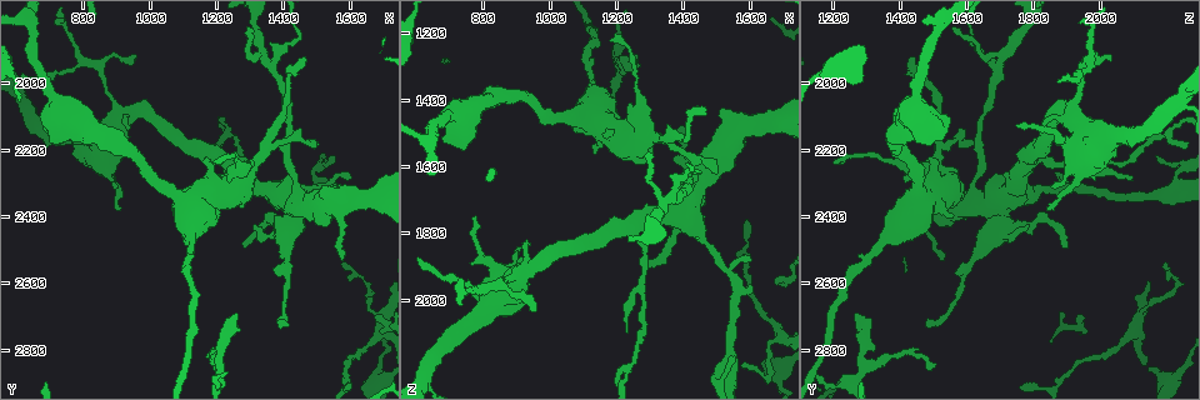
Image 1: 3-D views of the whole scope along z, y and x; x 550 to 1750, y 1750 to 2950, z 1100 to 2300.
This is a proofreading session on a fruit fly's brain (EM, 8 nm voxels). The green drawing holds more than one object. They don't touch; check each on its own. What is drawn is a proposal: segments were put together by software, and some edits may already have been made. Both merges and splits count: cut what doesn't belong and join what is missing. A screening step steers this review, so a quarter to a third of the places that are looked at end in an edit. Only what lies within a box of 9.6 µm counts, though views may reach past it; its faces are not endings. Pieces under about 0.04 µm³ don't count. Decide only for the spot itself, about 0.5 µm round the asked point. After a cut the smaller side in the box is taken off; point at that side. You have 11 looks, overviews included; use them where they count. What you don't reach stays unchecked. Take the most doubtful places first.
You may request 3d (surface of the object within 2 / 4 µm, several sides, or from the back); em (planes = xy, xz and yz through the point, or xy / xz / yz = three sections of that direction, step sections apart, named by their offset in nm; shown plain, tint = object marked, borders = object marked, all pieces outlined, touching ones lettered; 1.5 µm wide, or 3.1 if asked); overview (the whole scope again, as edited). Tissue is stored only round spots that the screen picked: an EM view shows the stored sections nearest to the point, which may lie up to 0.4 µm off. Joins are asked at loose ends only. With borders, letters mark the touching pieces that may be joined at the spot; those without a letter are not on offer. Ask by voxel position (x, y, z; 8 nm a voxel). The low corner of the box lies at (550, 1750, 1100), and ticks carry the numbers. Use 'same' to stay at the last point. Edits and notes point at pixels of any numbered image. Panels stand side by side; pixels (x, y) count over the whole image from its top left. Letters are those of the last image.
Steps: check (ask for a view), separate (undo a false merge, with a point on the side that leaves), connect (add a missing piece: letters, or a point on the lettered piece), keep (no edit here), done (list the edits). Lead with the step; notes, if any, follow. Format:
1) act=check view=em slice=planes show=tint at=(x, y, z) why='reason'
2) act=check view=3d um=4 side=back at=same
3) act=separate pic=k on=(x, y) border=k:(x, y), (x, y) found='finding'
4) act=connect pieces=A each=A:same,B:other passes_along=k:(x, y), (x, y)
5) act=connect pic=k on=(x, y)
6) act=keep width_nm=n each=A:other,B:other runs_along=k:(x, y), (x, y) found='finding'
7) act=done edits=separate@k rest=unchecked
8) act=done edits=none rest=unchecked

act=check view=3d um=4 side=back at=(950, 1920, 2040) why='an open end'

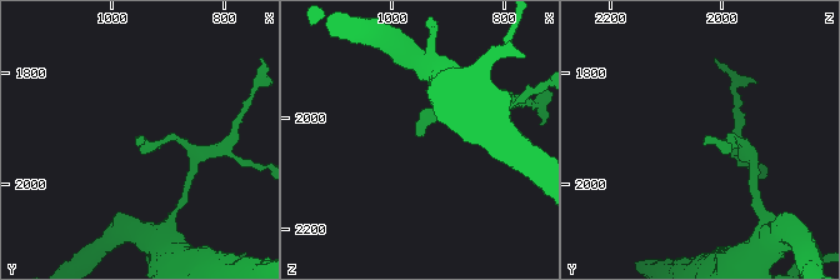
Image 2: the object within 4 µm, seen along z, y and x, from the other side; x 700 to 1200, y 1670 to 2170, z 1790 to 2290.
act=check view=em slice=planes show=borders at=(955, 1925, 2035)

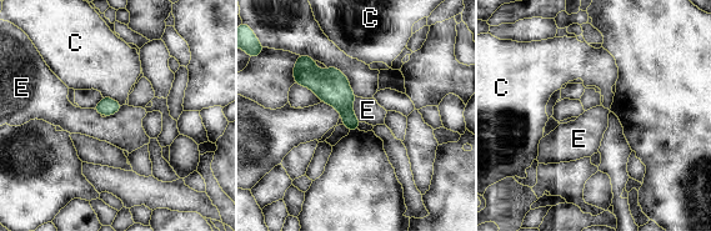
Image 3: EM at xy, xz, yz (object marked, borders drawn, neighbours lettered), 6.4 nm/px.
act=keep each=C:other,E:other border=3:(103, 96), (110, 96), (121, 105) found='none of them fits'

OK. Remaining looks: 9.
act=check view=em slice=planes show=plain at=(1460, 1920, 1440) why='branch stops here'

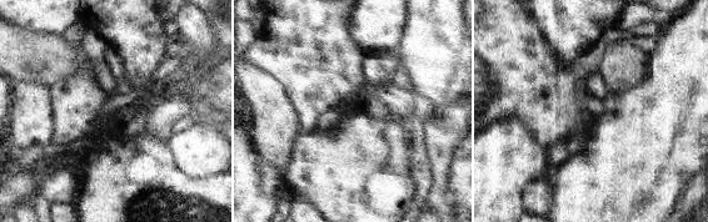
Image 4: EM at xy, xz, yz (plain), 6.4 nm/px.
act=check view=em slice=planes show=borders at=same

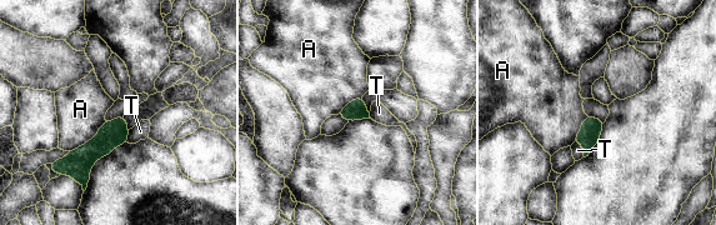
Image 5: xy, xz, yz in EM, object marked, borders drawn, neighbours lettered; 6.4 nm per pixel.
act=keep each=A:other,T:other runs_along=5:(121, 119), (78, 164), (61, 164) found='no lettered piece goes on from it'

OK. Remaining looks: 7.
act=check view=3d um=2 at=(1280, 2500, 1890) why='an open end'

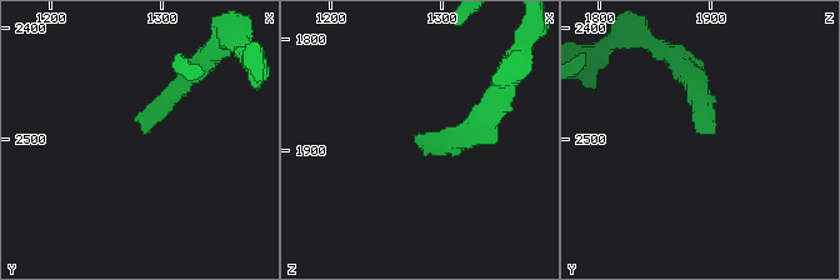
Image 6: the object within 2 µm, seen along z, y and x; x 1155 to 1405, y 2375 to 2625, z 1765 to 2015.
act=check view=em slice=xy step=4 show=borders at=(1284, 2498, 1894) why='need the tissue'

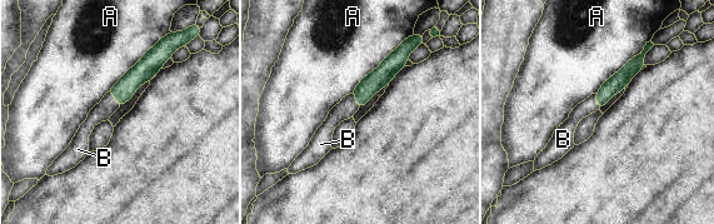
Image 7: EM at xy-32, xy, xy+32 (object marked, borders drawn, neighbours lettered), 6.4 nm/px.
act=connect pic=7 on=(101, 112) each=A:other,B:same passes_along=7:(143, 71), (115, 99), (101, 112) found='it goes on there'

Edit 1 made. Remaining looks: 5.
act=done edits=connect@7 rest=unchecked

